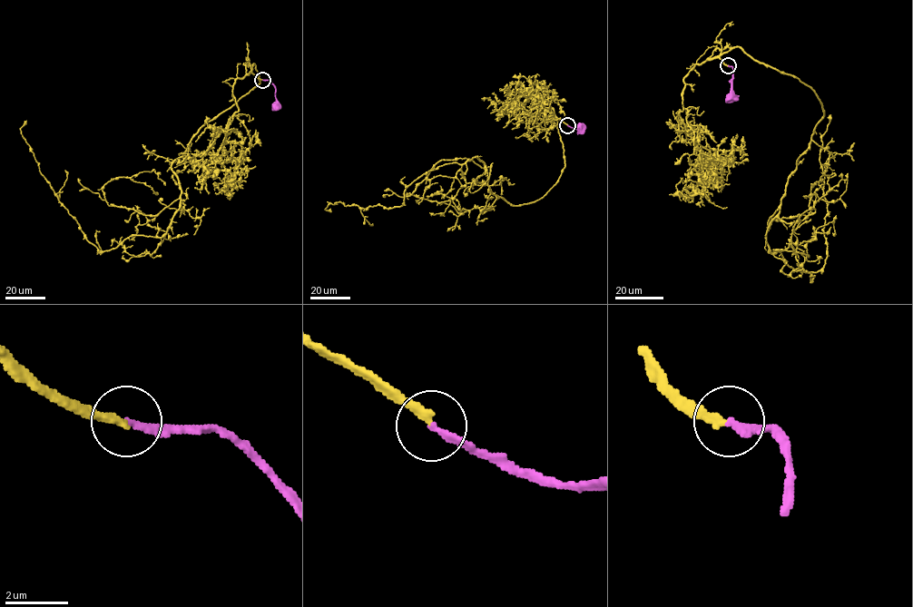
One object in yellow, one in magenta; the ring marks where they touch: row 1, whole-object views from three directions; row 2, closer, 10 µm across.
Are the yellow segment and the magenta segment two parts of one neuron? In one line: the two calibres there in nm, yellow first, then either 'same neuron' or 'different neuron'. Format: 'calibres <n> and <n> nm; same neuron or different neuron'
calibres 260 and 220 nm; same neuron

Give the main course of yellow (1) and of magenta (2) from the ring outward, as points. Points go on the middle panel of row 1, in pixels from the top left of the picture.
1: (567, 125), (556, 117), (563, 171), (533, 202), (476, 182), (475, 157), (417, 177), (400, 206), (331, 211)
2: (567, 125), (574, 129), (581, 127)

